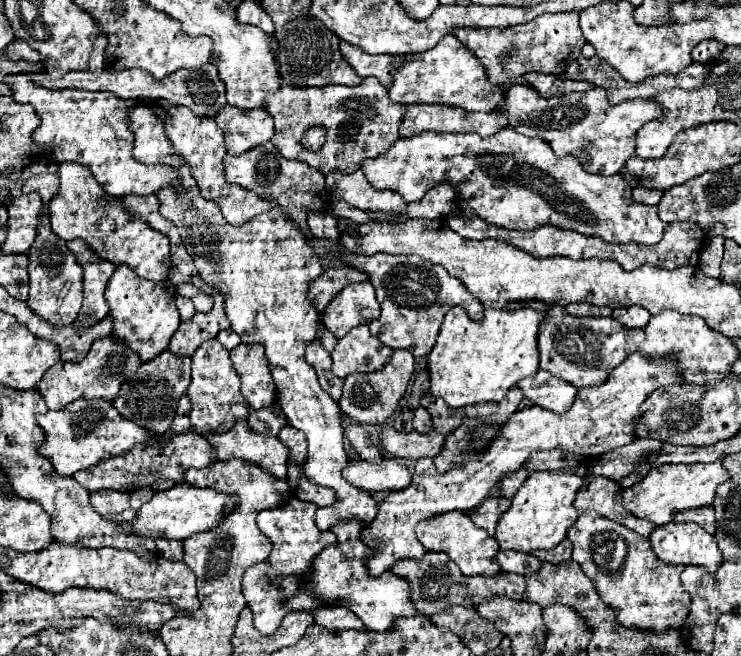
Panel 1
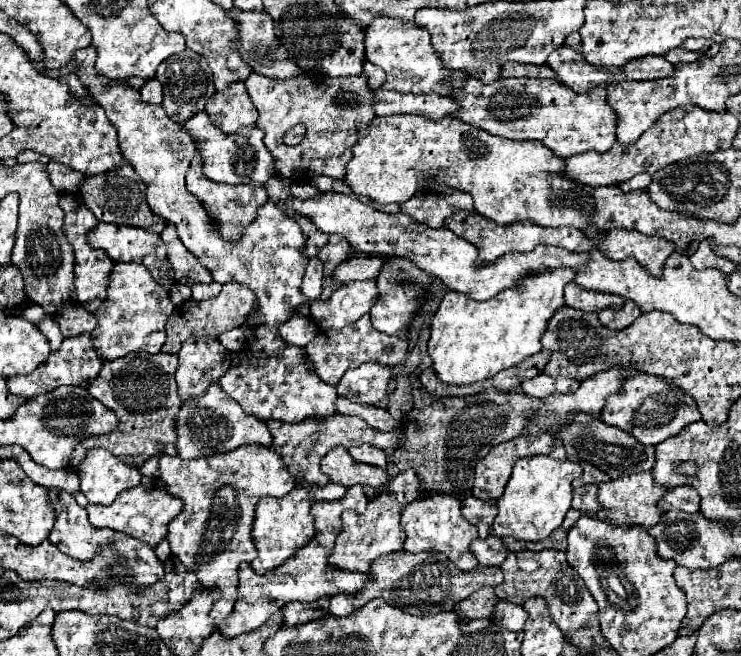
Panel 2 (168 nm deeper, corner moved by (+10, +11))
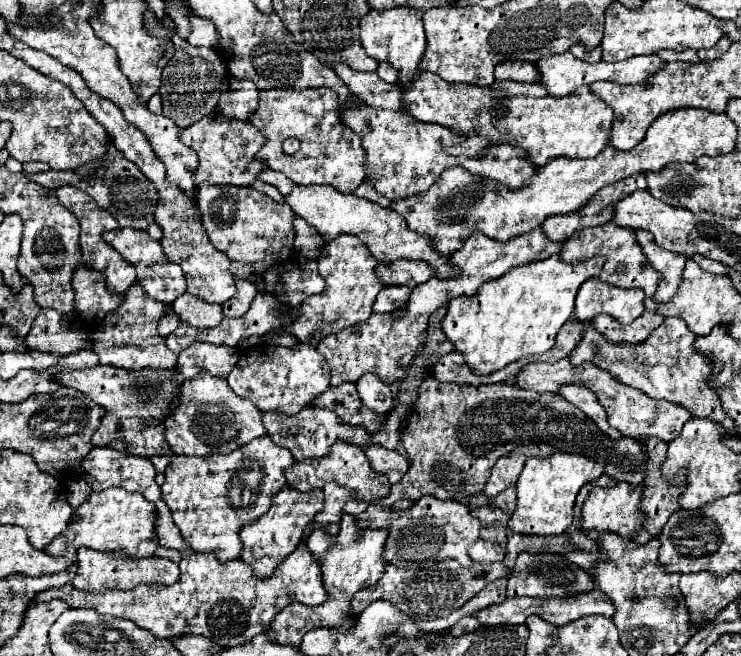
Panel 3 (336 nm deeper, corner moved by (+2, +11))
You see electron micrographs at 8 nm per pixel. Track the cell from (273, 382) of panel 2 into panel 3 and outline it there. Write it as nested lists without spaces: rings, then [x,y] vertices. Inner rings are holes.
[[[260,343],[252,349],[246,349],[238,361],[238,365],[232,369],[232,373],[228,375],[228,385],[230,389],[252,401],[262,413],[266,411],[274,411],[274,413],[282,413],[282,415],[296,415],[298,411],[306,409],[312,405],[312,401],[324,393],[330,387],[330,369],[326,365],[326,359],[316,351],[314,345],[296,345],[296,347],[274,347],[274,345],[266,345]]]

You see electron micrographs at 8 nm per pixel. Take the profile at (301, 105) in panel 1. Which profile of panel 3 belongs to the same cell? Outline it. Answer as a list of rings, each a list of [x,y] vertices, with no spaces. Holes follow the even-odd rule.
[[[326,87],[320,89],[266,89],[260,91],[260,105],[254,115],[252,125],[262,131],[262,135],[268,139],[264,147],[258,151],[258,159],[266,161],[270,169],[284,173],[288,179],[292,179],[296,185],[332,185],[334,189],[342,193],[352,193],[364,179],[364,149],[360,145],[360,137],[352,133],[342,123],[342,113],[346,111],[346,105],[338,105],[338,95],[332,93]],[[288,137],[300,139],[300,151],[294,155],[286,155],[282,151],[282,141]]]

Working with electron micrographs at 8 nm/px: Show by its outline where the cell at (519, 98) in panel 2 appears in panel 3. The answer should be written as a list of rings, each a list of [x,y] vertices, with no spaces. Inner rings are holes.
[[[422,73],[414,85],[404,87],[406,89],[406,101],[410,101],[410,115],[414,115],[420,121],[438,123],[444,127],[450,127],[458,133],[466,133],[466,141],[462,143],[466,155],[480,153],[486,149],[486,145],[496,143],[510,143],[510,145],[522,145],[530,161],[534,165],[546,165],[554,157],[596,157],[602,153],[602,149],[610,141],[610,129],[612,129],[612,109],[596,95],[590,93],[590,87],[576,89],[570,97],[552,97],[544,83],[518,83],[518,81],[494,81],[488,87],[478,85],[466,85],[466,83],[448,83],[442,77],[436,77],[434,73]]]

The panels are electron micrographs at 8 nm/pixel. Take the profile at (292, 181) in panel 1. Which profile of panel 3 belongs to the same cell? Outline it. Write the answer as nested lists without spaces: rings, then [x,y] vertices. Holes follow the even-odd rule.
[[[214,111],[206,115],[202,121],[190,125],[180,133],[182,143],[192,147],[198,153],[198,169],[194,173],[194,183],[200,185],[202,181],[210,185],[250,185],[268,169],[268,165],[260,159],[250,159],[250,149],[262,145],[264,137],[254,125],[243,121],[218,121],[222,113]],[[256,141],[260,143],[256,145]]]

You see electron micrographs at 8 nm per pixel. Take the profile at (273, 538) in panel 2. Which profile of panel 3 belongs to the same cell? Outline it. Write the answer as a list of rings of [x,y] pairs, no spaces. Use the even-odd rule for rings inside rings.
[[[286,487],[274,495],[270,509],[258,521],[242,527],[242,531],[240,531],[240,539],[244,543],[242,561],[246,561],[254,569],[256,577],[260,577],[260,579],[270,577],[274,573],[274,569],[286,559],[286,555],[290,555],[294,551],[294,545],[298,545],[298,541],[302,539],[306,525],[323,508],[322,503],[324,503],[322,489],[302,493],[292,487]]]

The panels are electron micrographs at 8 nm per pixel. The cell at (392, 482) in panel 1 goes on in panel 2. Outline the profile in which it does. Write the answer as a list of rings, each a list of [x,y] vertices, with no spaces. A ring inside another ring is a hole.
[[[346,447],[330,449],[320,461],[320,469],[330,477],[332,483],[340,483],[344,487],[350,487],[356,483],[382,487],[388,479],[388,473],[384,469],[354,461]]]

